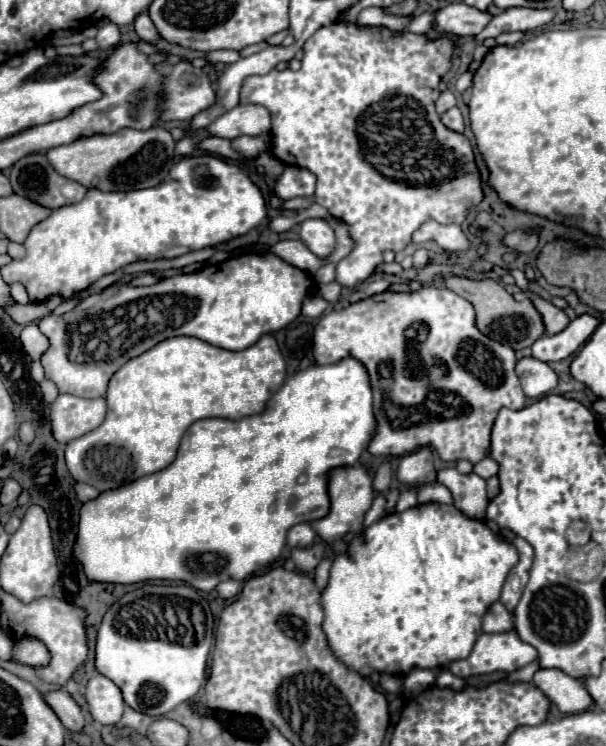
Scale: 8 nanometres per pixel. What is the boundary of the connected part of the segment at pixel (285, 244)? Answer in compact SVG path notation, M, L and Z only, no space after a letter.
M280 240L268 252L280 256L284 262L308 272L310 276L314 276L314 272L326 262L326 260L320 260L318 256L314 256L302 240Z

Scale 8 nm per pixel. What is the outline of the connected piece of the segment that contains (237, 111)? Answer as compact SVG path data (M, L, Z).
M238 104L236 108L218 116L208 126L208 132L220 138L234 140L238 136L268 134L270 128L272 128L272 116L268 116L268 110L264 106Z

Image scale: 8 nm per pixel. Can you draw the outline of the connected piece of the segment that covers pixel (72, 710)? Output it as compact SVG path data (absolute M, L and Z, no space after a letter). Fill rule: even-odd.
M50 690L46 694L42 694L46 704L56 712L56 716L60 718L60 722L68 728L68 730L80 730L84 726L84 714L80 710L80 706L62 690Z

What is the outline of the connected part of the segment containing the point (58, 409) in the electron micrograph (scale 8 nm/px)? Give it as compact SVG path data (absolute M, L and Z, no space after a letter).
M60 394L52 404L50 422L52 436L60 440L60 444L68 444L104 422L106 416L106 400L104 398L78 398L72 394Z

